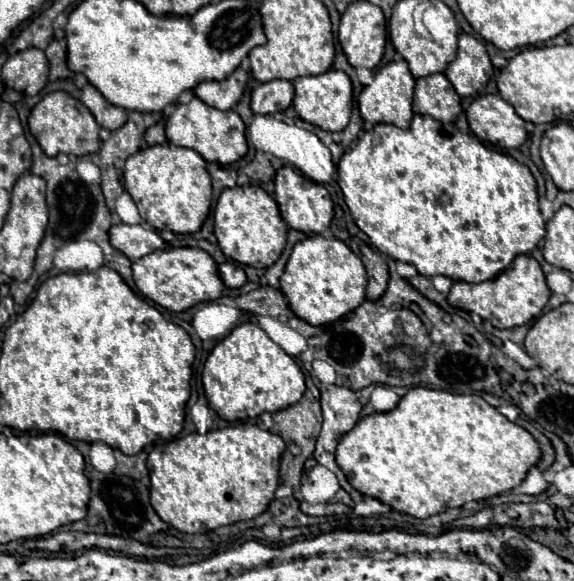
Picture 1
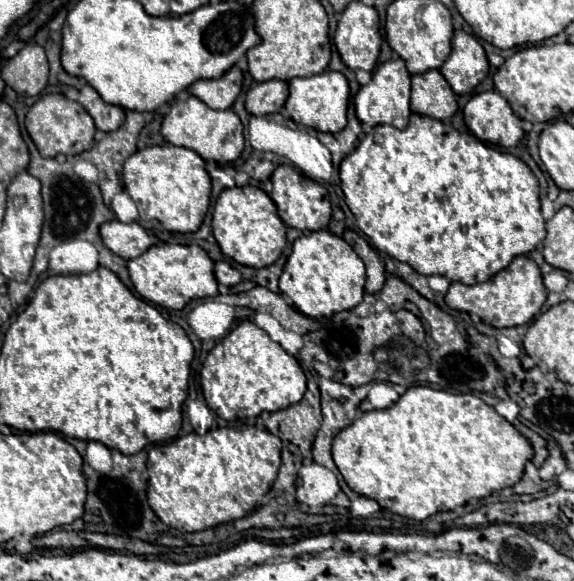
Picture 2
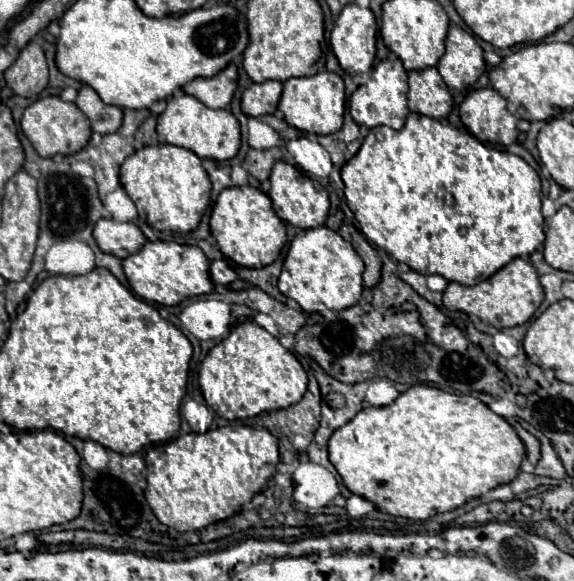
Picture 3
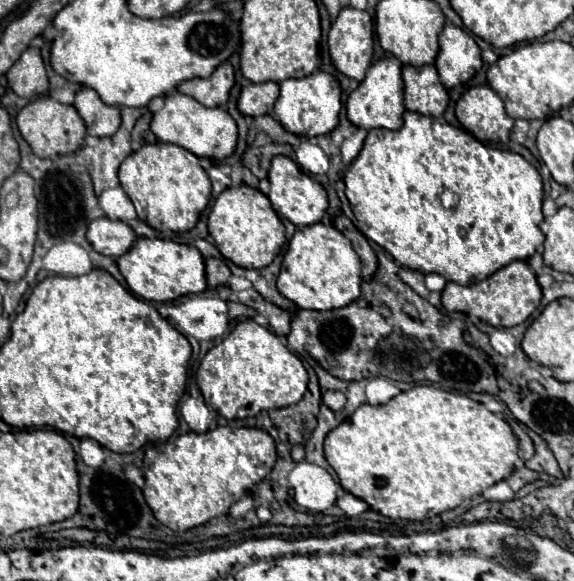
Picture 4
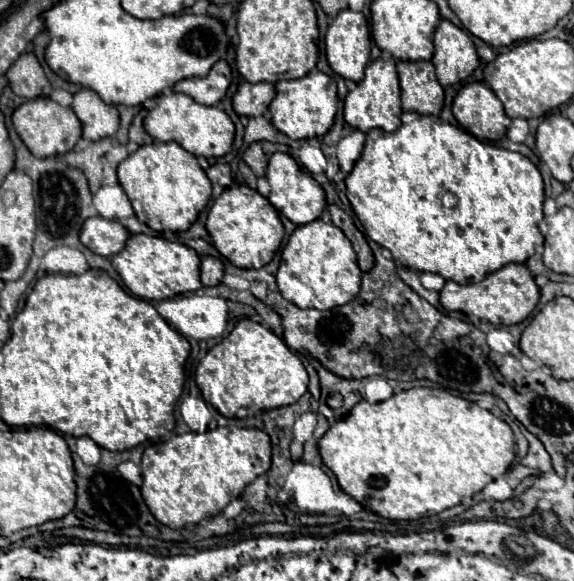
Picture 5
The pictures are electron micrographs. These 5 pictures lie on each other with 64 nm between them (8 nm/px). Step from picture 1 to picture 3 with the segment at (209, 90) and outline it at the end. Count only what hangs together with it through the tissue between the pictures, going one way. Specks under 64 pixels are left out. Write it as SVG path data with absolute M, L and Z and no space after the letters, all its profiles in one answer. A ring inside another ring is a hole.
M228 64L212 78L194 78L184 84L184 92L198 98L208 108L226 108L232 100L238 82L238 68Z

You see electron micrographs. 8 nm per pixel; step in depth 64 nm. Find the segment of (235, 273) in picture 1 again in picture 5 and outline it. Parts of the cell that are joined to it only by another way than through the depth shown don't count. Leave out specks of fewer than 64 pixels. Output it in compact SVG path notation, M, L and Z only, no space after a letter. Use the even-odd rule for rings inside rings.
M202 256L200 258L200 280L204 286L216 286L224 278L224 266L214 256Z

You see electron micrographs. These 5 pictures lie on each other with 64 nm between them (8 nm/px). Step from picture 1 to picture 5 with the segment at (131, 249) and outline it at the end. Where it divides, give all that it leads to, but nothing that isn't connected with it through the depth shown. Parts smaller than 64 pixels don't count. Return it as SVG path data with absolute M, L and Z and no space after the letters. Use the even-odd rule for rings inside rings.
M102 216L88 218L80 230L80 242L90 252L94 252L98 256L106 256L106 258L120 252L126 244L128 236L130 236L130 232L122 224L118 224L114 220L106 220Z

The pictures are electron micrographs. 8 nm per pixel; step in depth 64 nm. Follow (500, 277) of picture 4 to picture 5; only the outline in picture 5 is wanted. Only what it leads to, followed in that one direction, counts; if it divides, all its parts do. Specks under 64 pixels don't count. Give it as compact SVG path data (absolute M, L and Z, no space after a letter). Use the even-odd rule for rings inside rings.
M508 264L492 274L488 274L482 282L478 284L458 284L454 280L448 280L444 288L440 290L440 304L444 310L452 312L464 312L472 314L480 320L488 320L494 326L512 326L522 322L532 314L540 298L540 290L534 282L534 276L526 268L526 264Z

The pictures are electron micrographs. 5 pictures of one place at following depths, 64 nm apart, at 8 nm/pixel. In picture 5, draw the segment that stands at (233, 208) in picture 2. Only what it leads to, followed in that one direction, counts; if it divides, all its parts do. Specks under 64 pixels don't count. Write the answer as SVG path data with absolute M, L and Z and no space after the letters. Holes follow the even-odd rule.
M248 186L226 188L208 210L206 230L214 240L216 250L238 268L262 268L274 258L284 238L284 226L280 222L278 210L256 190Z

